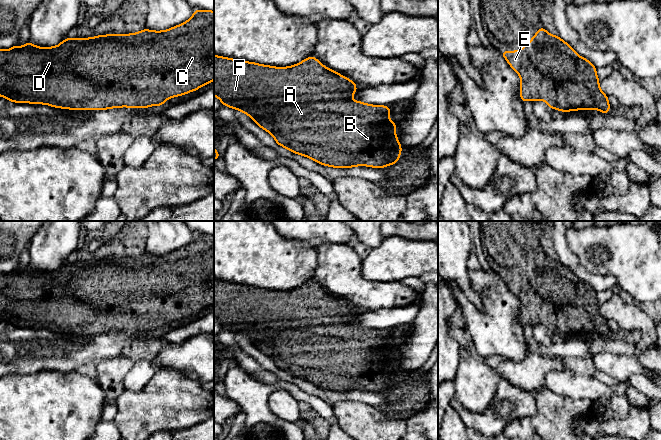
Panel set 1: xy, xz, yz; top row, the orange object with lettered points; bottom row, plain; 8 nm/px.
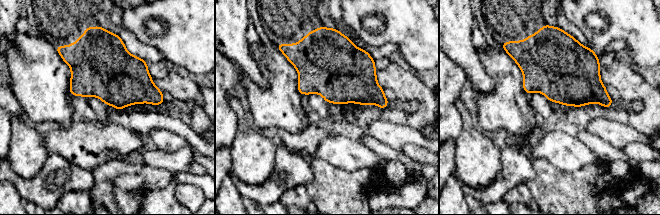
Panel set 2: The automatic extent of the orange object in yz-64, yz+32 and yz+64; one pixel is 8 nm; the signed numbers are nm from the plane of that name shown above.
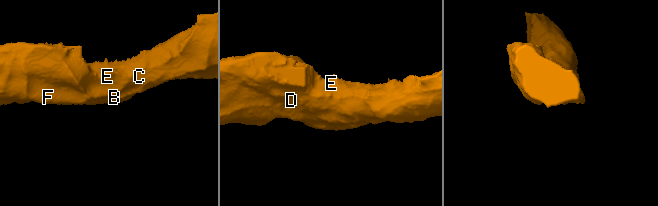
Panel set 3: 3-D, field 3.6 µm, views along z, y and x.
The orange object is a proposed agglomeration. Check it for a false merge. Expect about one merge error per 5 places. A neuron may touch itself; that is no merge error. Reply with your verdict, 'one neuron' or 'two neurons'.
one neuron

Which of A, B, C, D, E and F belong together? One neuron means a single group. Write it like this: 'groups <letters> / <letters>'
groups A B C D E F

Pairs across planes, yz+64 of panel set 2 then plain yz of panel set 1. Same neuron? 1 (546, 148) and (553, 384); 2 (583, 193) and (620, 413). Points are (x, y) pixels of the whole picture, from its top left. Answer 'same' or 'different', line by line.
1: same
2: different

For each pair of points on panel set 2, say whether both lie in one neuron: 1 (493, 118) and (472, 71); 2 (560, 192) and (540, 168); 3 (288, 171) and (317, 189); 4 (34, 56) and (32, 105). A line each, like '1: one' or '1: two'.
1: two
2: one
3: two
4: one

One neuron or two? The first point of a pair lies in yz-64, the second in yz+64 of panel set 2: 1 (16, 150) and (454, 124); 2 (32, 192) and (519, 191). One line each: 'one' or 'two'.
1: two
2: two

